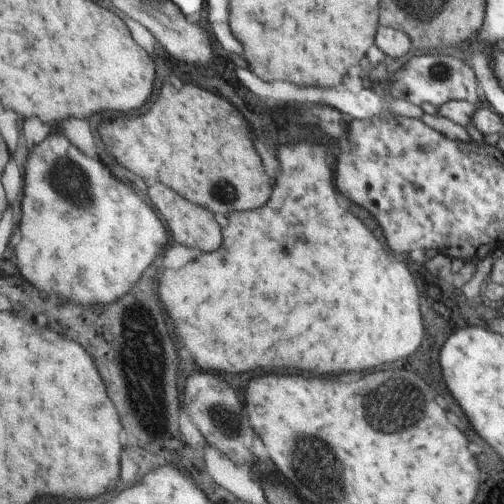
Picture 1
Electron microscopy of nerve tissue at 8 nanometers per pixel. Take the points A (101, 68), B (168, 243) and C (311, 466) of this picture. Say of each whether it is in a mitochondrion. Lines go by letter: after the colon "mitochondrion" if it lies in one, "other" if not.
A: other
B: other
C: mitochondrion

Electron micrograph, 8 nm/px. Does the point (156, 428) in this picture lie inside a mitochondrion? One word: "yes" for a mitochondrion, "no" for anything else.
no

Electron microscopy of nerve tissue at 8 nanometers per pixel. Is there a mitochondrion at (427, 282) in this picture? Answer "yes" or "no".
no

